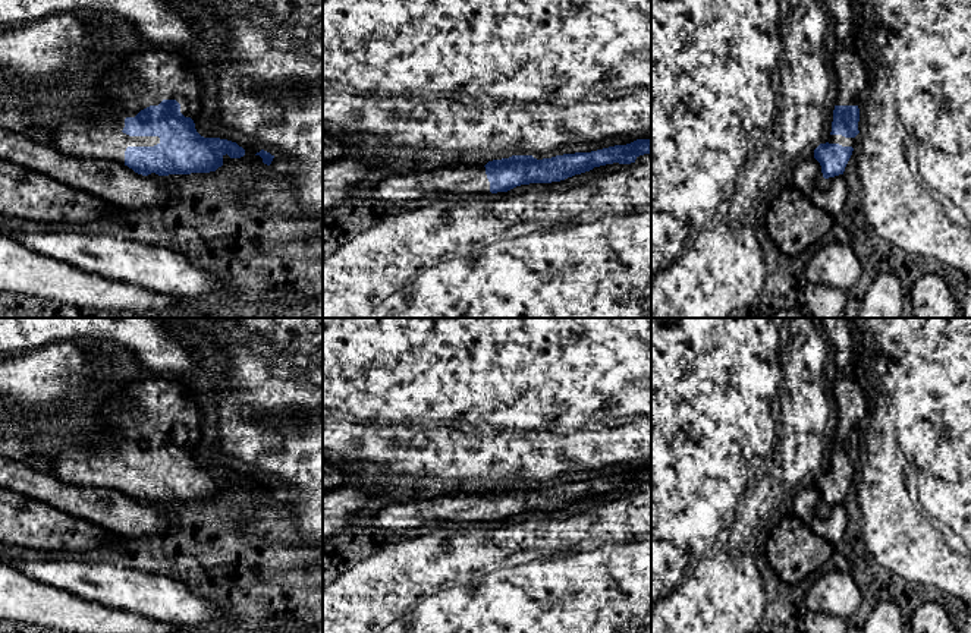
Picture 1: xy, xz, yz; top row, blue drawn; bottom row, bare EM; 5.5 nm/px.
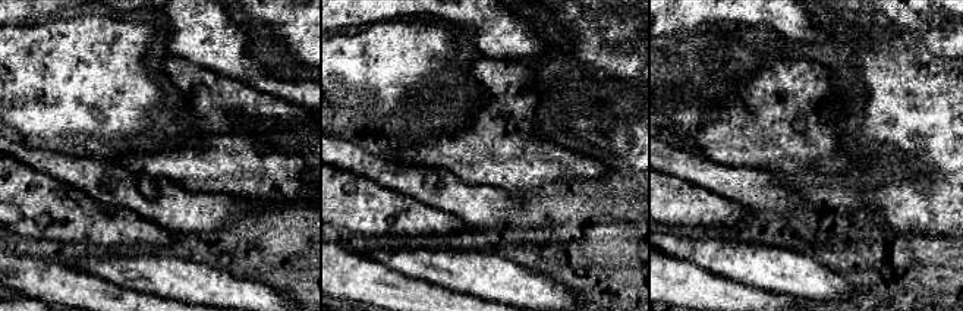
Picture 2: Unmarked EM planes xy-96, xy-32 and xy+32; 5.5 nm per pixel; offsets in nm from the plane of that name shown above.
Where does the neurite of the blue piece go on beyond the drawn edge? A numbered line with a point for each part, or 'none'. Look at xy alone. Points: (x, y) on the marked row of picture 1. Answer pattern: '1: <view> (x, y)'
1: xy (141, 79)

